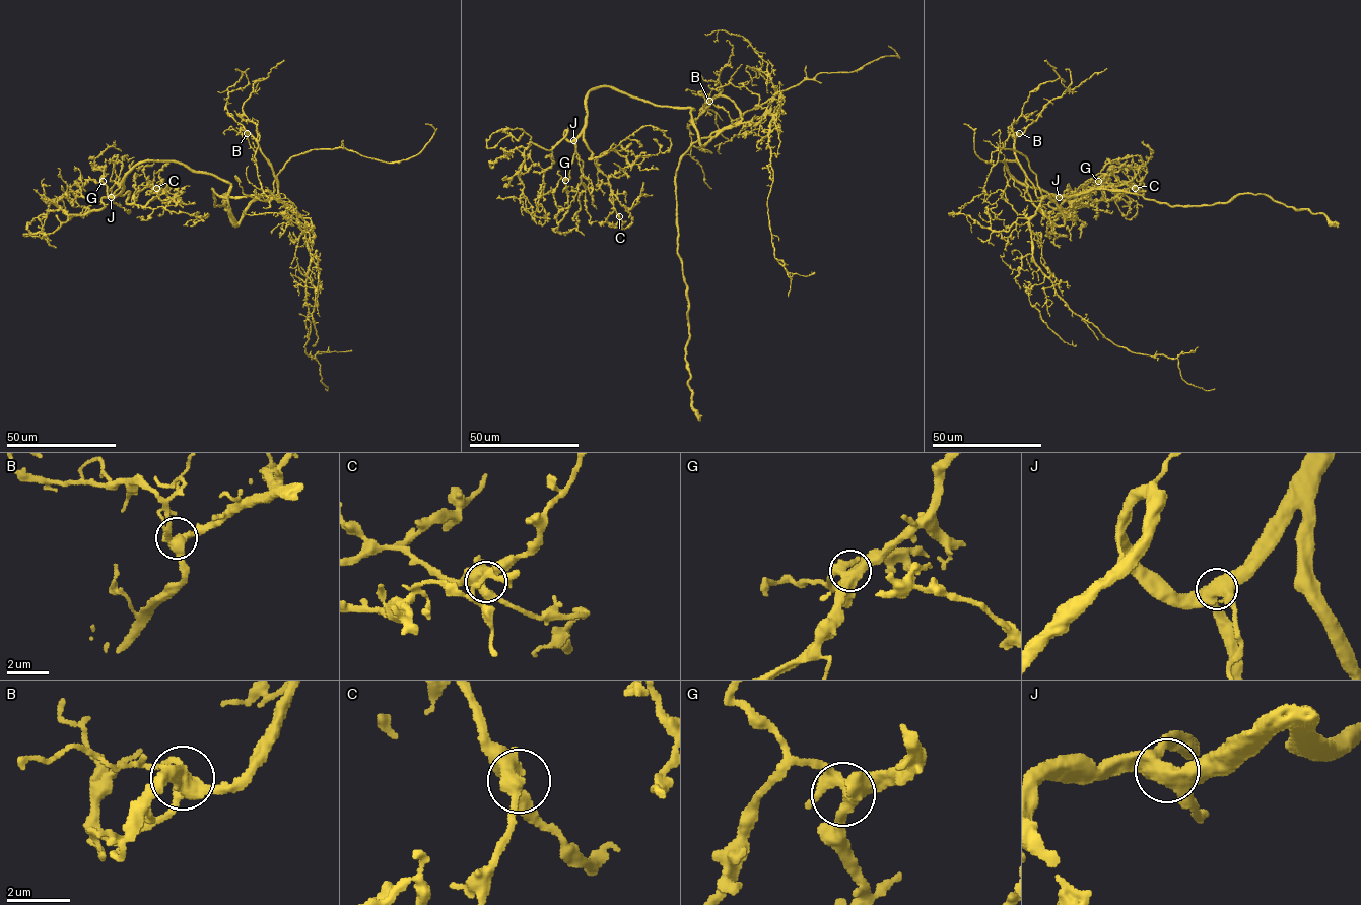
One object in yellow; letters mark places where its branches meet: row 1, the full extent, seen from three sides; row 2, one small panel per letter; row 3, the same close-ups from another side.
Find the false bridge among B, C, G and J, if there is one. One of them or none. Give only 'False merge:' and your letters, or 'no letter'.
False merge: no letter

